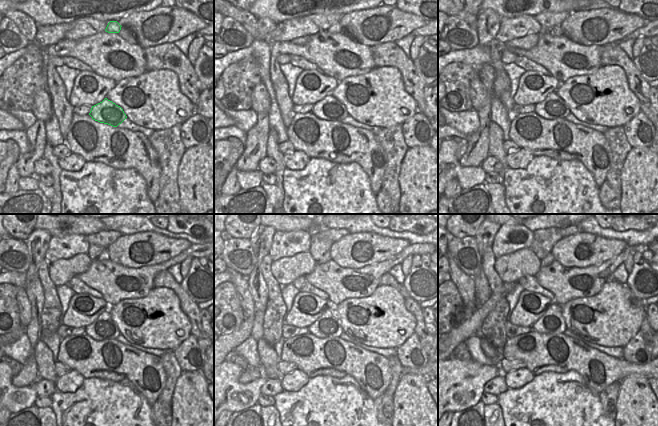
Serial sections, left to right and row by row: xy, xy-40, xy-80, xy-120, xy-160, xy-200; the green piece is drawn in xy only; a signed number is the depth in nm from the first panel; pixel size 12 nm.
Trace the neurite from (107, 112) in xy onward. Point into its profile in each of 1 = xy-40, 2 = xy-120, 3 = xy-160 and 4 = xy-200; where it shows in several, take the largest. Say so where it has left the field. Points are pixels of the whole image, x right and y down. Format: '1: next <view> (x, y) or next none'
1: next xy-40 (329, 108)
2: next xy-120 (103, 328)
3: next xy-160 (327, 325)
4: next xy-200 (552, 321)

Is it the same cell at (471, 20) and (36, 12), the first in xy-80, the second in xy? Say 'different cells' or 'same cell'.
different cells

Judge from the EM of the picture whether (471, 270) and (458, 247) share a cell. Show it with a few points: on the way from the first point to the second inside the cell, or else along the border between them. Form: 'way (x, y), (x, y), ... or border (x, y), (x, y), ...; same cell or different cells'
way (470, 264), (464, 253); same cell

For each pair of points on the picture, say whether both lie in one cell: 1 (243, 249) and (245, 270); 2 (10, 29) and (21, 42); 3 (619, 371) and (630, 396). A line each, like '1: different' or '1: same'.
1: same
2: same
3: different

